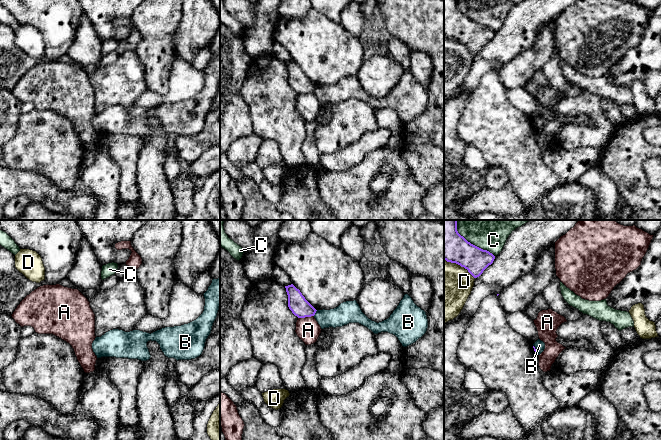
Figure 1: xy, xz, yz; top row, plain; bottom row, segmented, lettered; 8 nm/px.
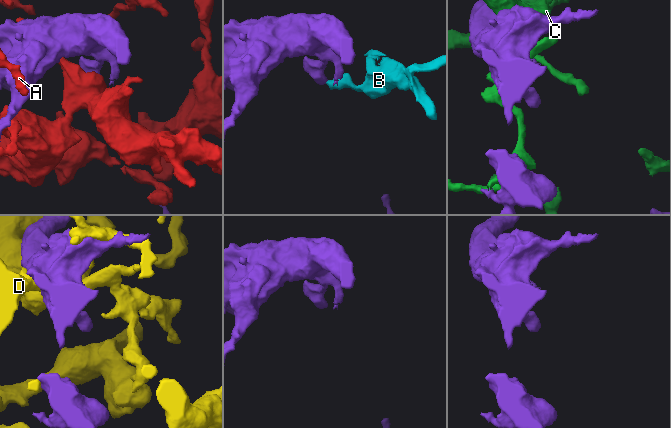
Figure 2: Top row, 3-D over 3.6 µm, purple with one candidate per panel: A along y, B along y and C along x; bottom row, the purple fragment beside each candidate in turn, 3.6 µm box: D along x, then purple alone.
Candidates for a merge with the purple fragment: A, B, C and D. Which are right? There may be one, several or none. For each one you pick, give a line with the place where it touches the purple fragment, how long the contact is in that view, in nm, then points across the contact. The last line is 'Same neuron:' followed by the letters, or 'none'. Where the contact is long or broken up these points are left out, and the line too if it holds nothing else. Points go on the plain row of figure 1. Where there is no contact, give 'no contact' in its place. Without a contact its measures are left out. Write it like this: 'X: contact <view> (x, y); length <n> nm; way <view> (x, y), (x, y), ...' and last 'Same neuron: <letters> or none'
Same neuron: none

